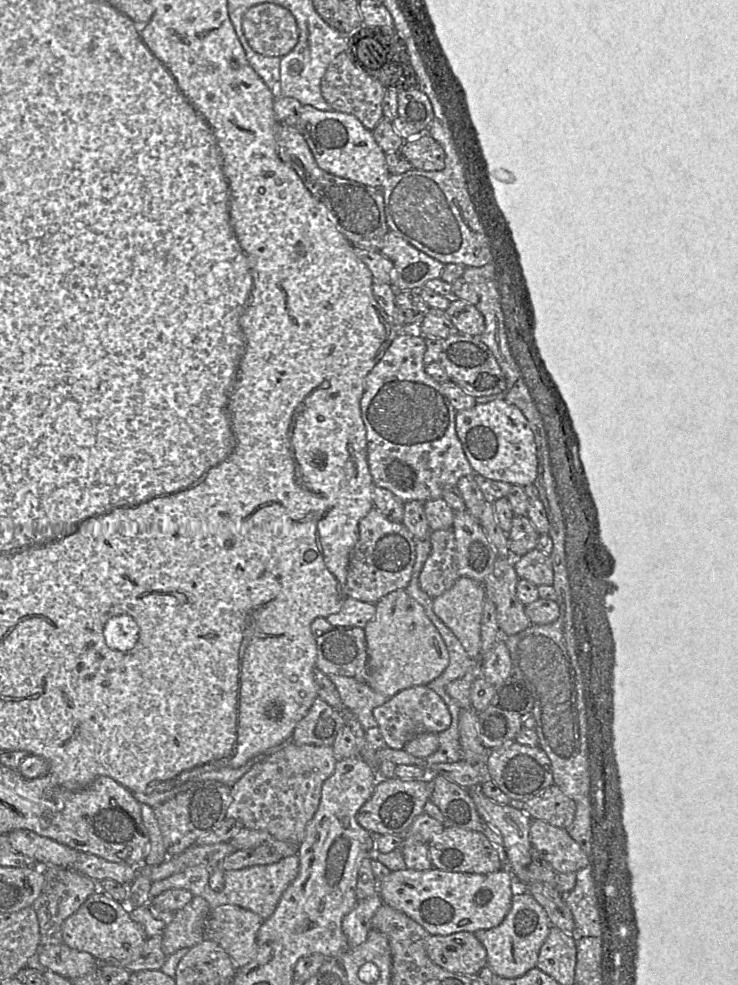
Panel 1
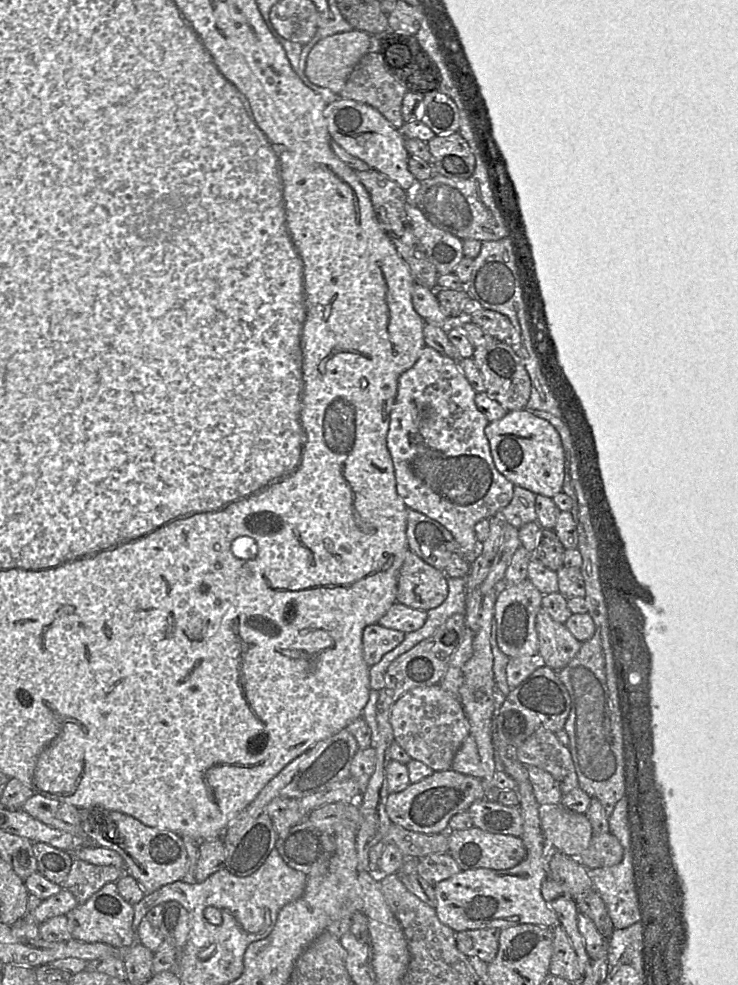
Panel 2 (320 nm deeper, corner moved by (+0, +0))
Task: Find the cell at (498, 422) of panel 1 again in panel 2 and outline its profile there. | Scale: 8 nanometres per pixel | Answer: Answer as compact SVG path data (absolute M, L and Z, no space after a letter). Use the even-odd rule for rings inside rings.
M528 410L509 411L503 418L489 422L485 427L485 435L489 441L493 463L507 480L536 495L549 498L562 492L565 451L559 433L548 421L536 417Z

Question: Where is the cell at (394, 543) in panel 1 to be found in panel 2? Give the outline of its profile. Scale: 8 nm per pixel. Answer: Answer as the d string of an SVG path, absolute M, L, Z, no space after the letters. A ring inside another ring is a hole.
M407 550L397 584L397 603L428 611L441 605L448 595L446 574Z

